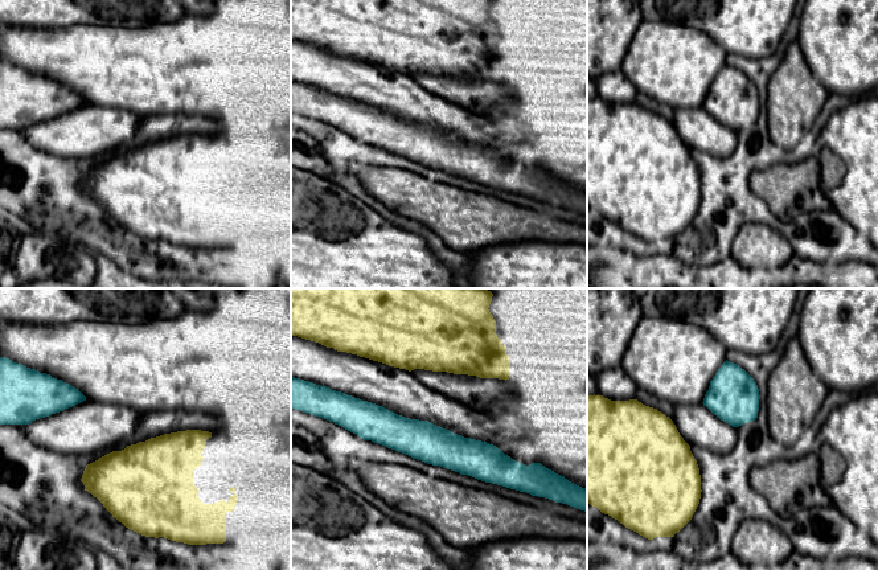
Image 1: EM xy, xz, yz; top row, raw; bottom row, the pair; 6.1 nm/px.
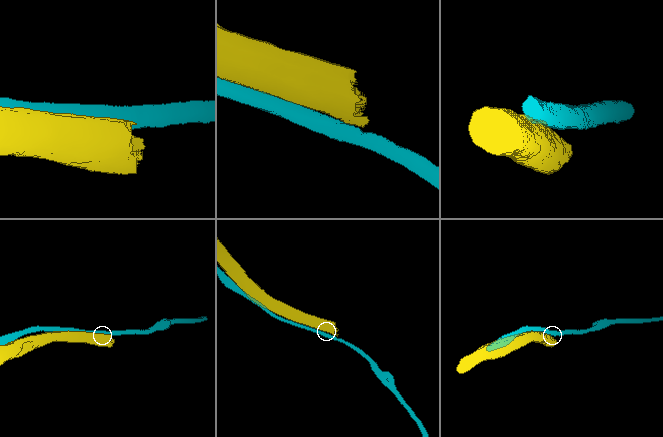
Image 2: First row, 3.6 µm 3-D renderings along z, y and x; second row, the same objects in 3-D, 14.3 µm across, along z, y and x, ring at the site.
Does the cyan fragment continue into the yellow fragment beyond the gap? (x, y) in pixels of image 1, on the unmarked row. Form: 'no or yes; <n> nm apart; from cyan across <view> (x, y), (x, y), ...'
no; 220 nm apart; from cyan across yz (704, 109), (675, 128)

